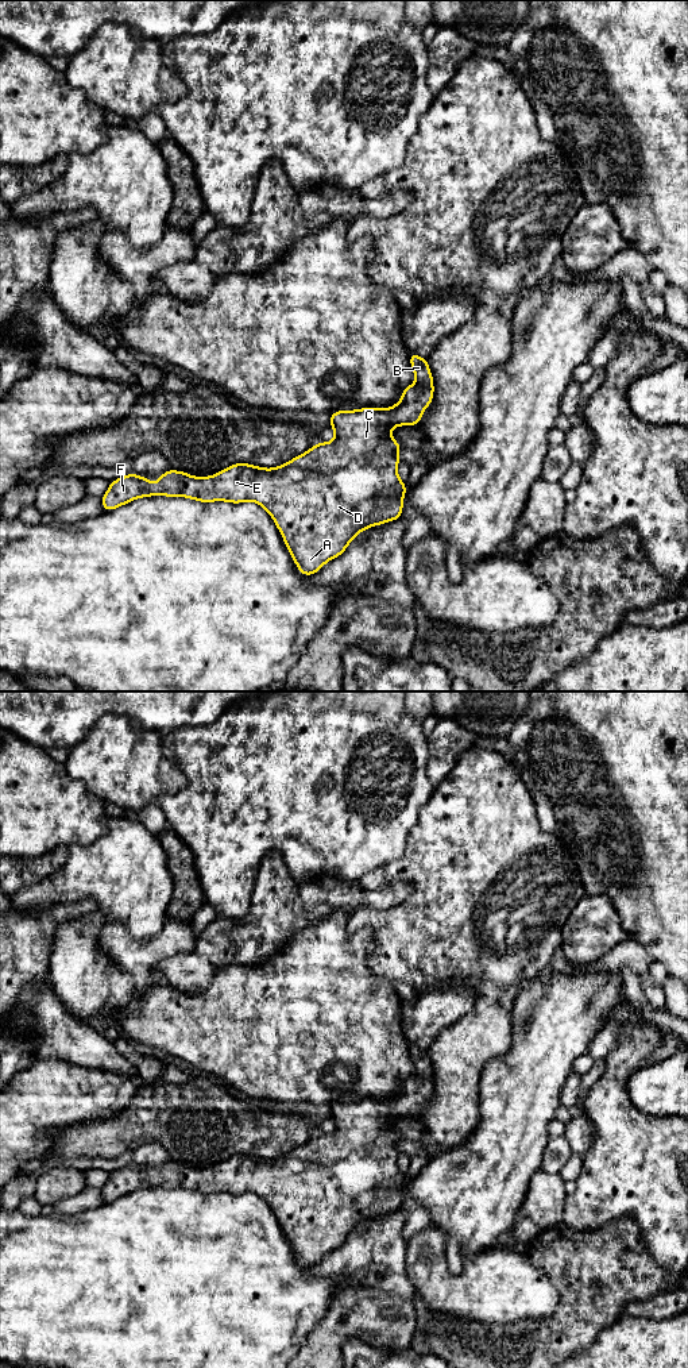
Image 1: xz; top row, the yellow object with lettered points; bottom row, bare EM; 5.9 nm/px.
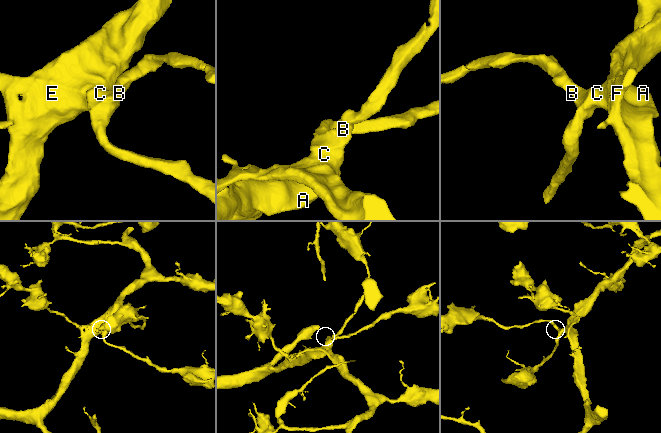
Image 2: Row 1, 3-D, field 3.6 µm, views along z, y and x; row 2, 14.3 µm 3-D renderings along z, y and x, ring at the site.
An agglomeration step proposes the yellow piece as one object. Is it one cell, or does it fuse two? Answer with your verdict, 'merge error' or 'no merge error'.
no merge error

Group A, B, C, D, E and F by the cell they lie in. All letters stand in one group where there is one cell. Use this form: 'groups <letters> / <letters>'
groups A B C D E F

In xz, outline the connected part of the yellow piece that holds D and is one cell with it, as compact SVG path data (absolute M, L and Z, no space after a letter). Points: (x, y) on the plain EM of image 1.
M410 1044L409 1052L415 1074L402 1082L402 1090L393 1099L362 1099L333 1103L329 1117L335 1121L336 1129L328 1134L317 1134L305 1145L295 1148L282 1157L264 1160L240 1153L217 1163L212 1168L192 1168L185 1163L170 1160L156 1171L155 1179L144 1168L125 1165L109 1175L108 1183L101 1188L103 1201L113 1202L136 1190L151 1187L188 1188L200 1194L227 1192L240 1195L254 1192L263 1198L277 1215L299 1264L302 1267L314 1267L326 1253L340 1248L362 1222L393 1211L401 1211L406 1175L398 1168L397 1160L401 1155L398 1152L398 1142L402 1137L391 1129L390 1122L399 1117L414 1118L420 1115L425 1099L432 1097L434 1084L428 1051Z

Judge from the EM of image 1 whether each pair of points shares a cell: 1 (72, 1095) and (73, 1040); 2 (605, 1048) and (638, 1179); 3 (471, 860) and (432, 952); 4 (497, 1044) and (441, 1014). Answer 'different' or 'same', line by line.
1: different
2: different
3: same
4: different

